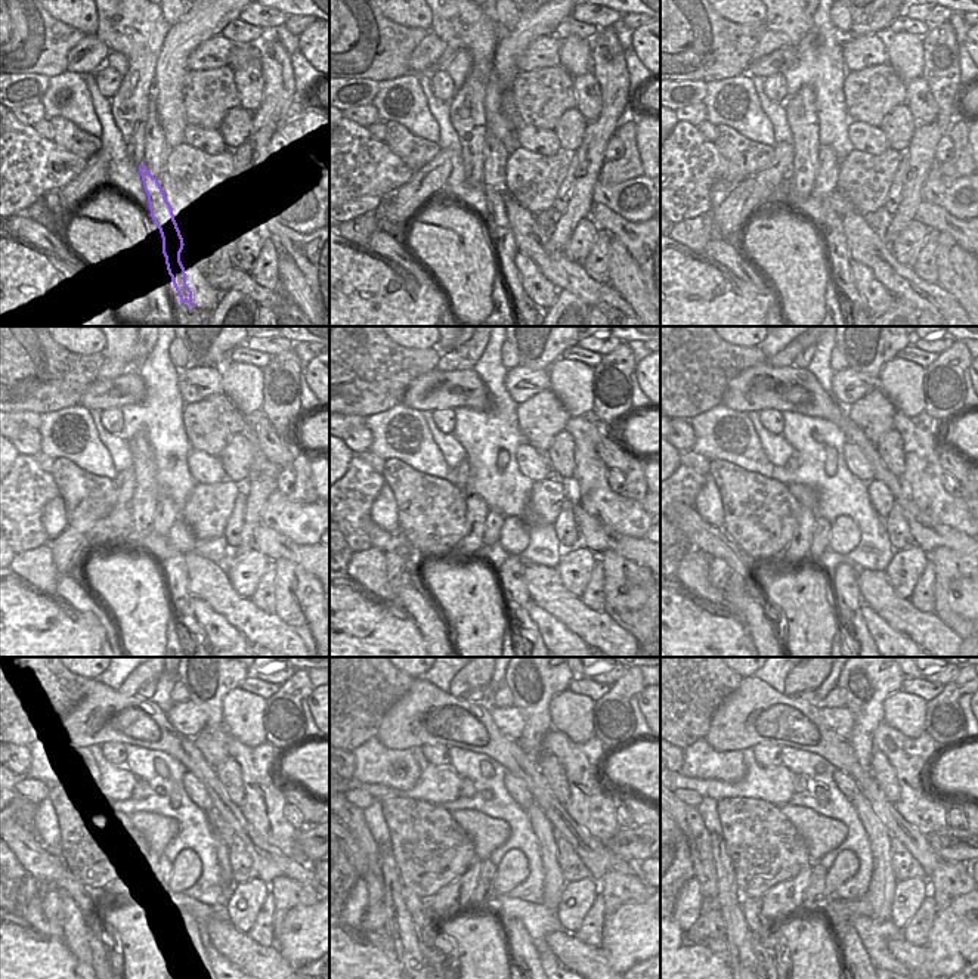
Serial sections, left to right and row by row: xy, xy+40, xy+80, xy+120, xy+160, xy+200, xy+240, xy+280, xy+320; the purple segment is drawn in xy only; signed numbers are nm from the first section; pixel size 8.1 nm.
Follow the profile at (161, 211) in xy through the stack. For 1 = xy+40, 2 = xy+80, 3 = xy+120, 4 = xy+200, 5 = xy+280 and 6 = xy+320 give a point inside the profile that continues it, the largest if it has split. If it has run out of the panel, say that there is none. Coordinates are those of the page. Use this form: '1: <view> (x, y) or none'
1: xy+40 (504, 245)
2: xy+80 (833, 236)
3: xy+120 (175, 570)
4: xy+200 (844, 581)
5: xy+280 (525, 957)
6: xy+320 (854, 957)

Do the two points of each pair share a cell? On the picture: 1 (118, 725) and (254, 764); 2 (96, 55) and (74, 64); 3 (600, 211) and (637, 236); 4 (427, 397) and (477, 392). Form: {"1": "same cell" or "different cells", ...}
{"1": "different cells", "2": "same cell", "3": "same cell", "4": "same cell"}

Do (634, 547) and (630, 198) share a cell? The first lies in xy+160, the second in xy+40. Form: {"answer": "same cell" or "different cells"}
{"answer": "different cells"}

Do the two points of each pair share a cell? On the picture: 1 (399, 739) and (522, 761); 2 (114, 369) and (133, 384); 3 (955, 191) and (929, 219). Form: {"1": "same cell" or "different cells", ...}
{"1": "same cell", "2": "different cells", "3": "different cells"}

